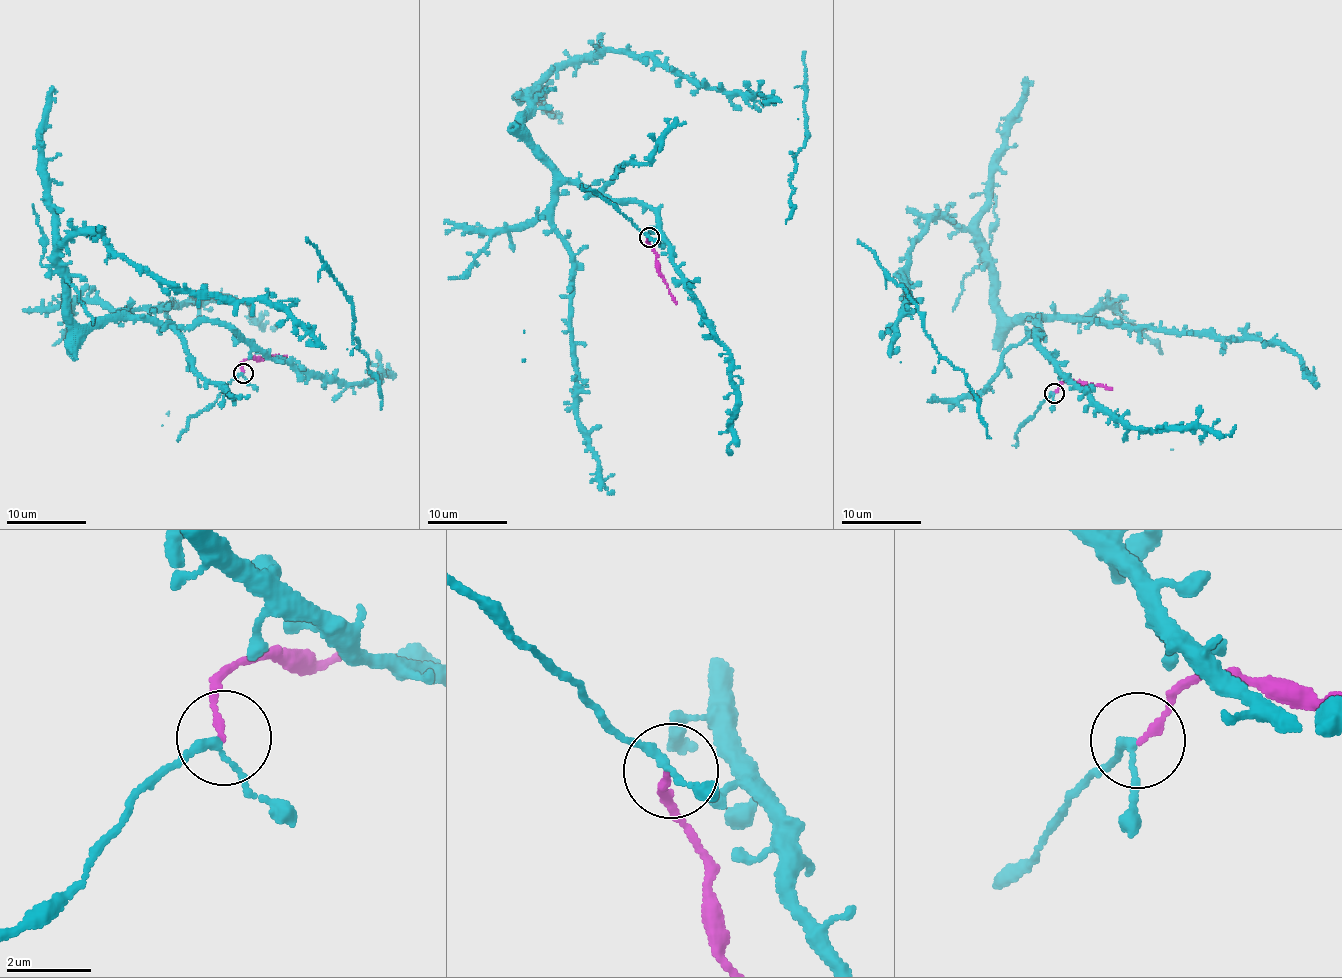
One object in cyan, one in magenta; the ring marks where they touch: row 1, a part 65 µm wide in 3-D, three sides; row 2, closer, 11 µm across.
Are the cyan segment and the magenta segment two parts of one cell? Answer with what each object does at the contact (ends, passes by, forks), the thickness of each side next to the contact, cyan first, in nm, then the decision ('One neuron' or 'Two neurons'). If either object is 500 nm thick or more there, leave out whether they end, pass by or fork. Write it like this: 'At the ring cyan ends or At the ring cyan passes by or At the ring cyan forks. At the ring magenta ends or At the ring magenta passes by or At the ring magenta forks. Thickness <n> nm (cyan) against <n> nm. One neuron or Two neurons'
At the ring cyan passes by. At the ring magenta ends. Thickness 170 nm (cyan) against 170 nm. One neuron

